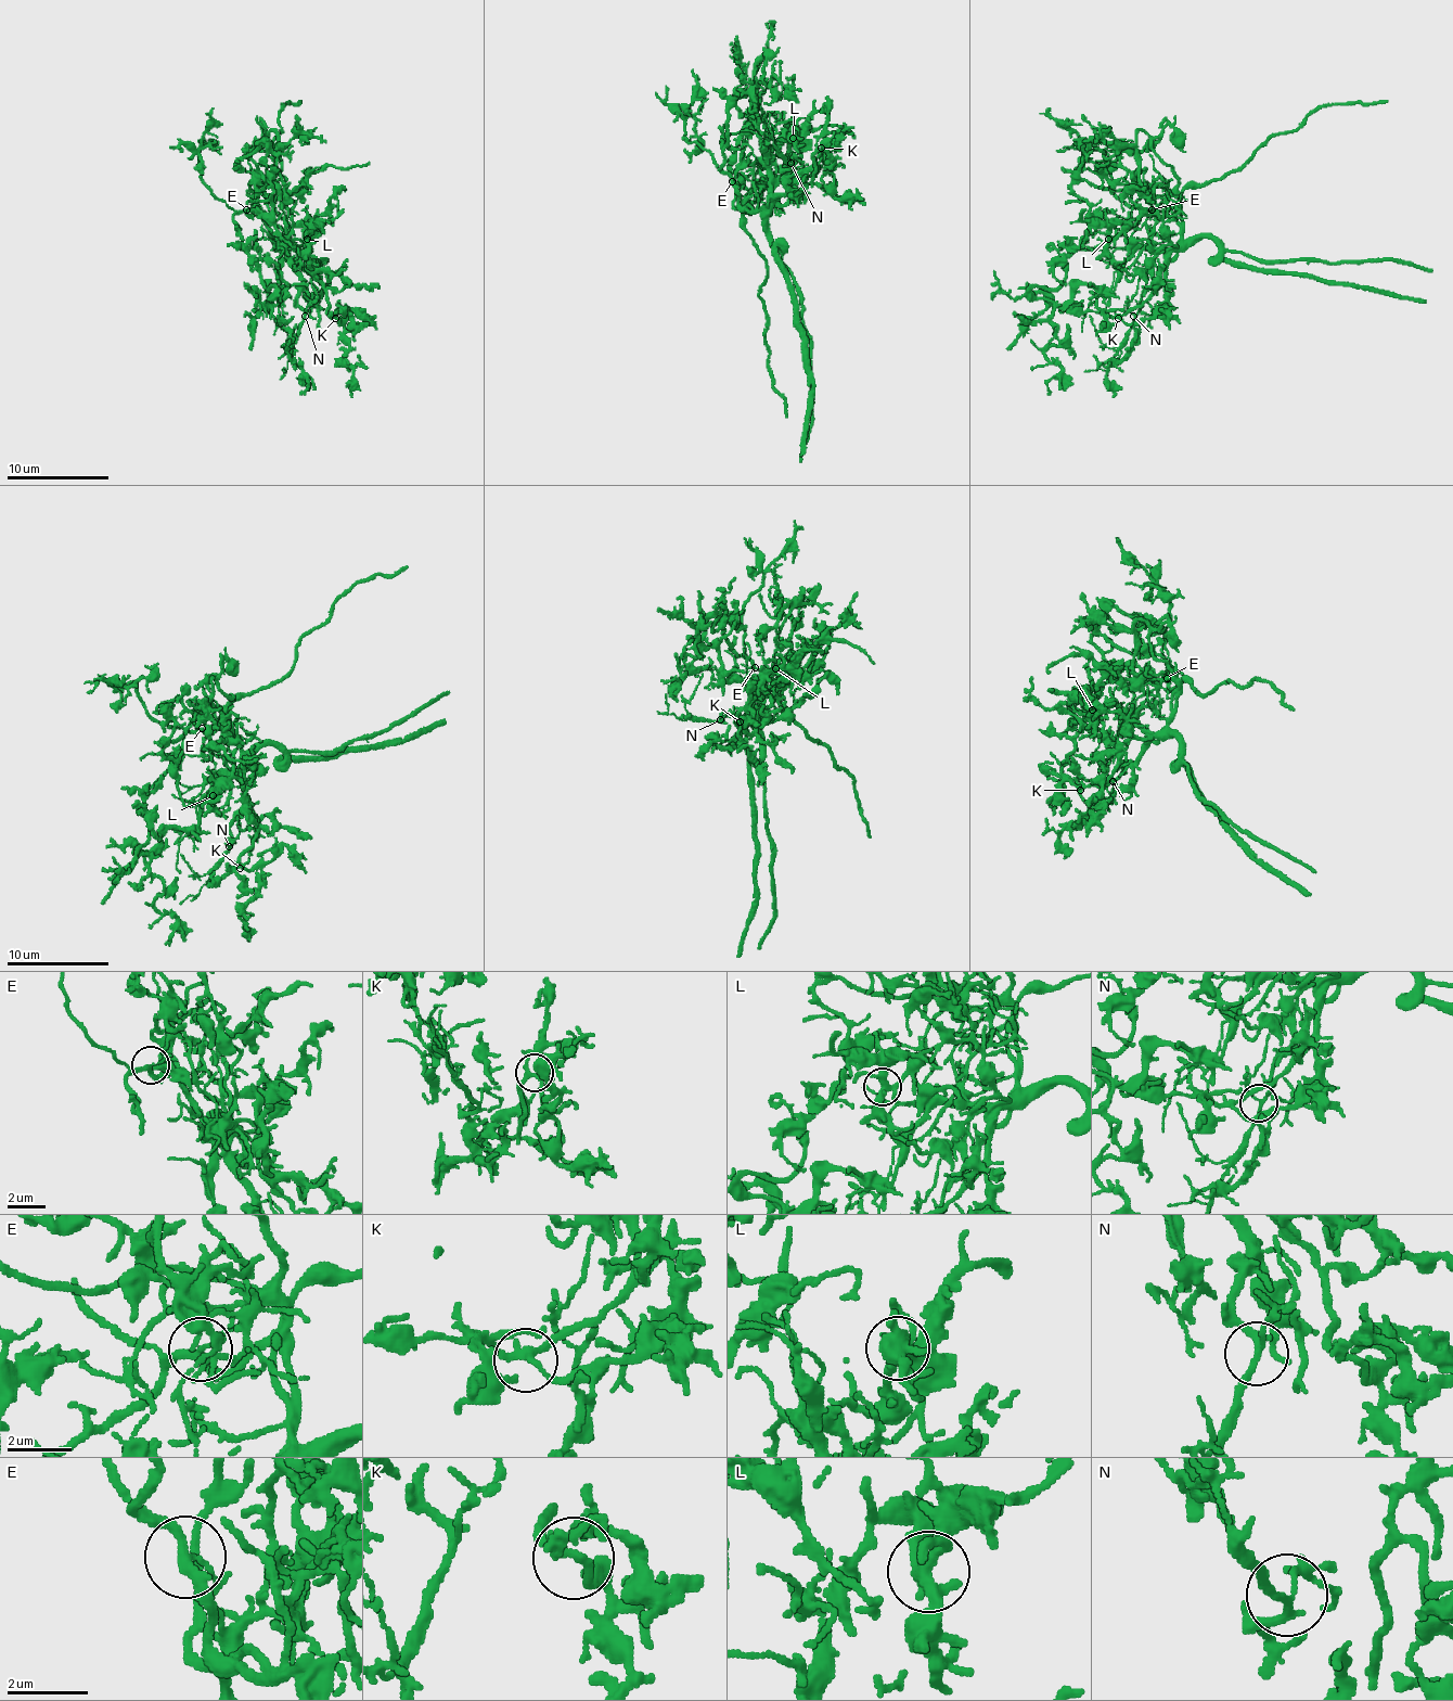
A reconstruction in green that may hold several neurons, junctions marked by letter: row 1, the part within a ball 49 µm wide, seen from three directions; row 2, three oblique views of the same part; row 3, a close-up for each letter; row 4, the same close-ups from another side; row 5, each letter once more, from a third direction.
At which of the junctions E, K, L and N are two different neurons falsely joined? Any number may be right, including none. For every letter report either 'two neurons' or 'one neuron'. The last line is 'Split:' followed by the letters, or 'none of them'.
E: two neurons
K: one neuron
L: one neuron
N: one neuron
Split: E

